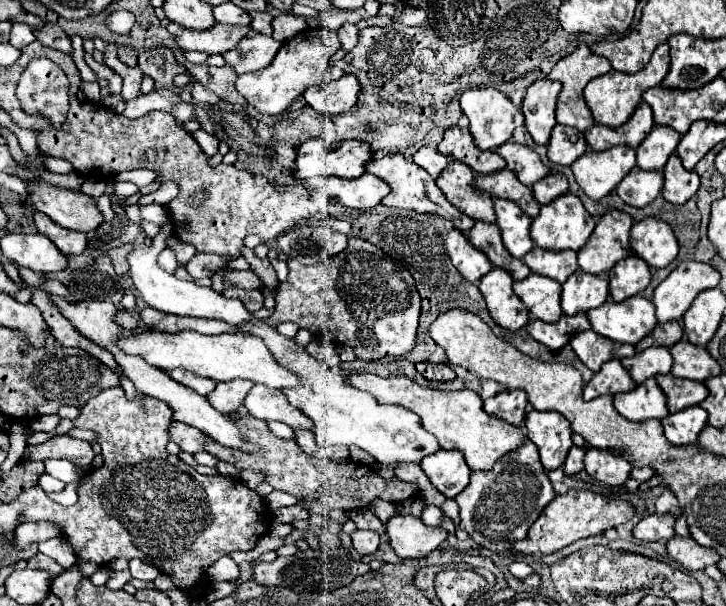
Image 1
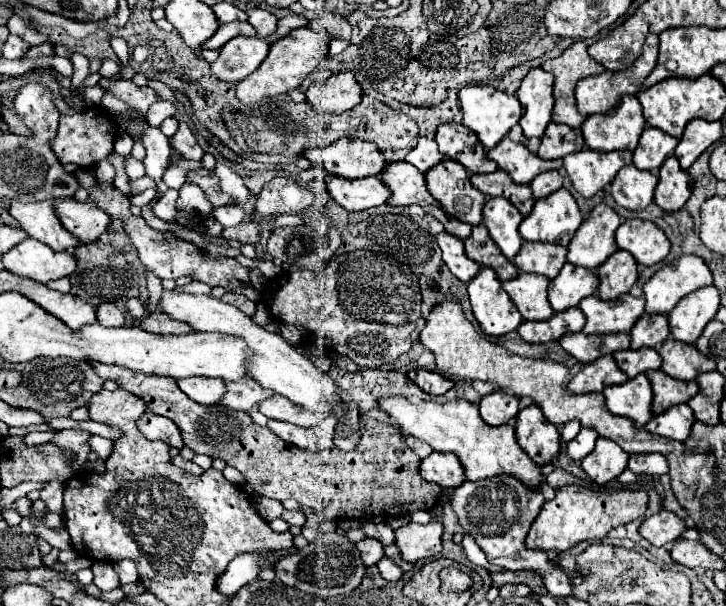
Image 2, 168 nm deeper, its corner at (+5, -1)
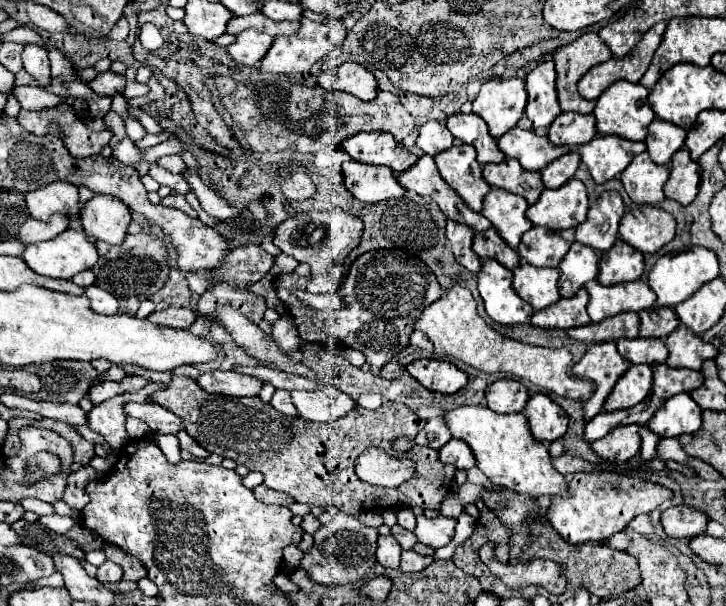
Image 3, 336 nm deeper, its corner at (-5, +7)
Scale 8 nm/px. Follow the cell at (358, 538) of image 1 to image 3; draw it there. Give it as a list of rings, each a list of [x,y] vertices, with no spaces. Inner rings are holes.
[[[392,534],[378,536],[378,548],[376,548],[376,560],[386,568],[398,568],[400,564],[400,544]]]

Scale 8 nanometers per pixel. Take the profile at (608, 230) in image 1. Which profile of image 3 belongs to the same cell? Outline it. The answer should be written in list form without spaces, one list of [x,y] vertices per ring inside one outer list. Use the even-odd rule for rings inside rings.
[[[604,192],[588,210],[588,218],[576,228],[576,242],[606,252],[618,240],[618,224],[624,218],[624,204],[618,192]]]

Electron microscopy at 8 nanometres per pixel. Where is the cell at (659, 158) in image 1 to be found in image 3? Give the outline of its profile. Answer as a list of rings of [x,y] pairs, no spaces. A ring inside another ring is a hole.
[[[656,118],[648,126],[648,136],[644,142],[648,146],[648,154],[652,162],[668,164],[672,154],[684,146],[684,140],[686,140],[686,132],[680,126]]]

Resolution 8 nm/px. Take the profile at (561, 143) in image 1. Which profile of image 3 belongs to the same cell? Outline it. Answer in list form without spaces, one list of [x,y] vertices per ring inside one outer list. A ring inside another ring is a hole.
[[[562,112],[550,124],[548,138],[554,146],[580,146],[596,136],[596,120],[592,114],[584,116],[578,112]]]

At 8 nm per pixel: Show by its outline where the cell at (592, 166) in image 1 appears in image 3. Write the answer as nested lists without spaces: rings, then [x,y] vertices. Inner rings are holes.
[[[596,136],[592,142],[576,148],[580,162],[588,166],[594,182],[604,184],[622,174],[634,156],[646,150],[644,142],[624,140],[620,136]]]

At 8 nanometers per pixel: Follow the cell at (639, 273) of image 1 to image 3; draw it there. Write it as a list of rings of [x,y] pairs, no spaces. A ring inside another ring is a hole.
[[[616,240],[616,244],[602,254],[598,282],[604,286],[622,284],[638,280],[644,272],[644,256],[624,240]]]

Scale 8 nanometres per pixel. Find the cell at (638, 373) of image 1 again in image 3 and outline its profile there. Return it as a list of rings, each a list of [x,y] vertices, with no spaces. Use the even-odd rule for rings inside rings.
[[[620,338],[618,352],[632,364],[658,364],[668,360],[668,348],[660,338]]]

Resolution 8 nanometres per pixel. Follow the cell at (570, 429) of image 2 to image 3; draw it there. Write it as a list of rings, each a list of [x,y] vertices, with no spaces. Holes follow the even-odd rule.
[[[602,342],[590,346],[584,358],[574,364],[574,374],[587,378],[596,384],[594,396],[584,404],[584,420],[592,420],[604,406],[604,400],[612,392],[616,380],[630,368],[632,364],[622,358],[616,350],[616,342]]]

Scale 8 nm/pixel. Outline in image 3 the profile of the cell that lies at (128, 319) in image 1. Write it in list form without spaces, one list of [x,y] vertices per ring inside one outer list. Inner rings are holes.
[[[98,286],[86,288],[86,296],[90,298],[90,308],[98,314],[118,314],[120,312],[118,310],[118,306],[120,306],[118,300]]]

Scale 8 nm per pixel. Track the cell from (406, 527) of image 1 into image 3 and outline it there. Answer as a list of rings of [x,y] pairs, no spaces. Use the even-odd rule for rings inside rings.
[[[420,514],[414,534],[418,536],[418,542],[432,548],[440,548],[450,544],[450,540],[454,538],[454,526],[456,526],[456,518],[446,518],[440,514],[436,516]]]

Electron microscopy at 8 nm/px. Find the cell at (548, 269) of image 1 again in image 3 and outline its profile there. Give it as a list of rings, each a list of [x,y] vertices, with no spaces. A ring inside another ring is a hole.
[[[534,226],[522,236],[518,254],[532,266],[558,268],[560,260],[570,250],[572,242],[574,242],[574,230],[548,230]]]

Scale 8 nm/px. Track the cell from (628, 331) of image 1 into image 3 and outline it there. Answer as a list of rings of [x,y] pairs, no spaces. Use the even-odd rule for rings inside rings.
[[[592,280],[586,284],[586,290],[590,294],[588,316],[592,322],[600,322],[622,312],[648,310],[656,302],[652,288],[642,280],[614,286],[602,286],[600,282]]]

